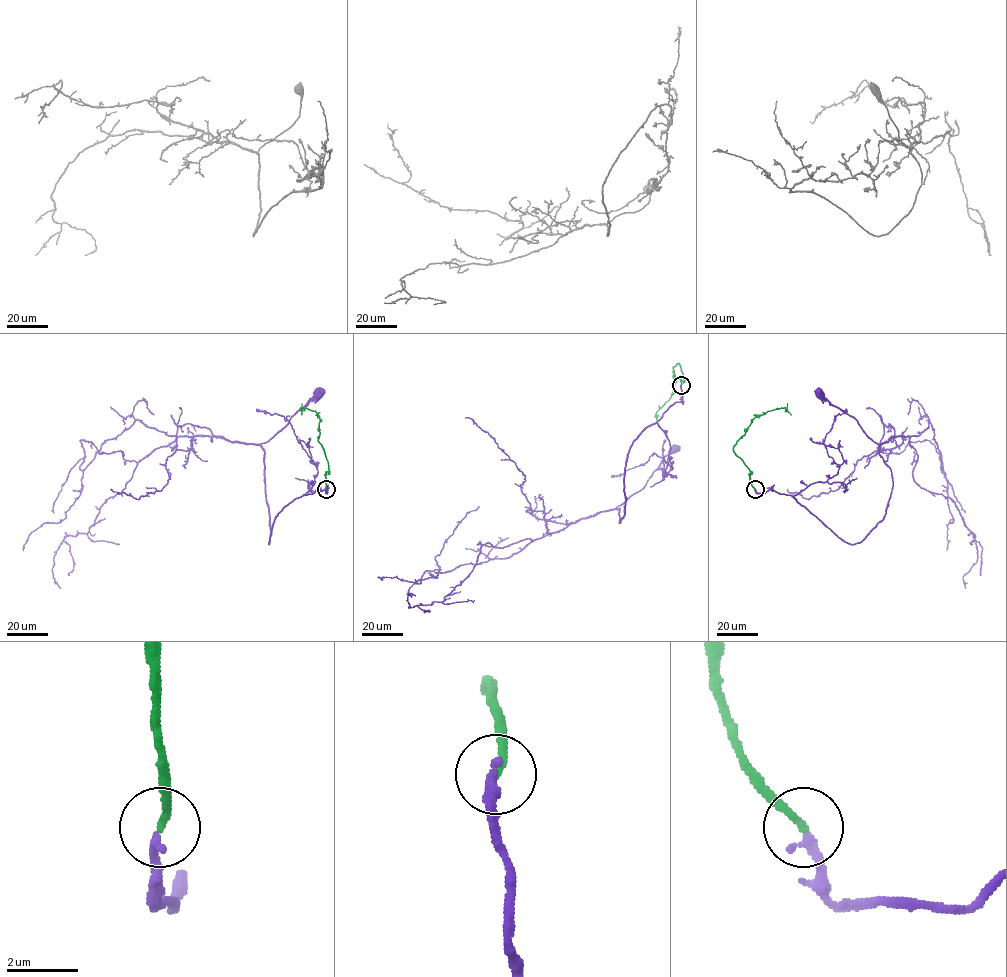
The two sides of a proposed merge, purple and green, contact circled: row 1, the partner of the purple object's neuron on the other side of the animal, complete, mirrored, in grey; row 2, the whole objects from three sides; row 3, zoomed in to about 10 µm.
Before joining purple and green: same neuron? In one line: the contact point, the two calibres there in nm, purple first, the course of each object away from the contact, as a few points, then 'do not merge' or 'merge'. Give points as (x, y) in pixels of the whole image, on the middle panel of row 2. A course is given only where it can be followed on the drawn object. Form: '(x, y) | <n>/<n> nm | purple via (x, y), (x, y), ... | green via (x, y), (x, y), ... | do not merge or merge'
(681, 385) | 280/240 nm | purple via (681, 385), (681, 401), (630, 449), (620, 523), (615, 508), (644, 486), (672, 449) | green via (681, 385), (680, 380), (684, 380), (678, 363), (673, 367), (671, 395), (656, 413), (656, 421) | merge

